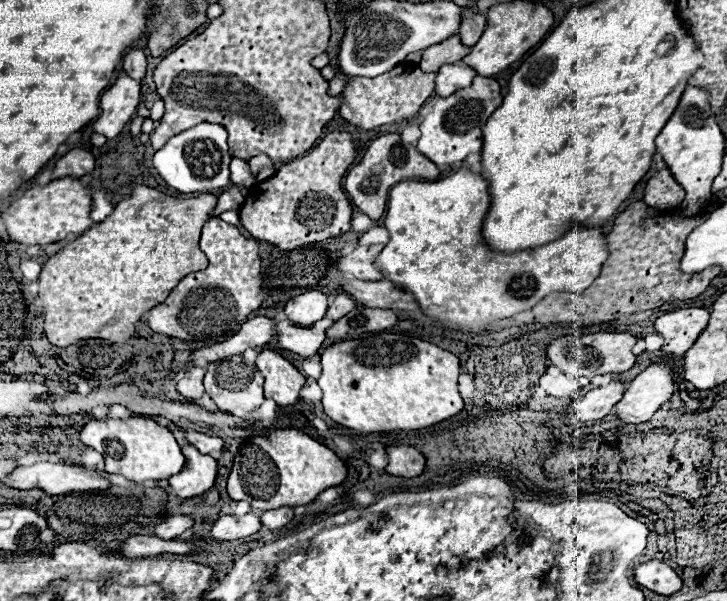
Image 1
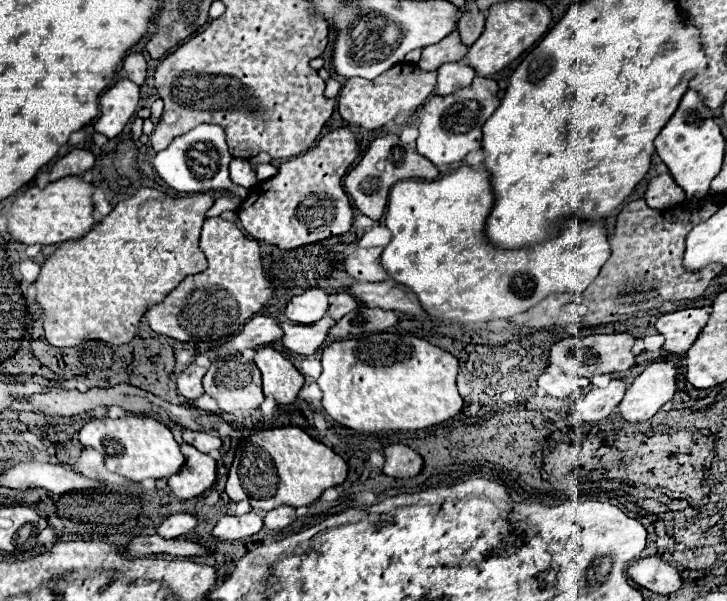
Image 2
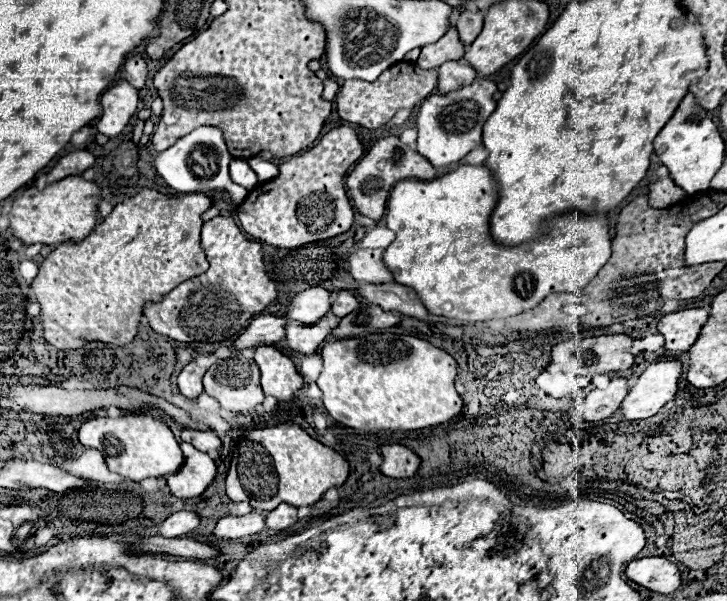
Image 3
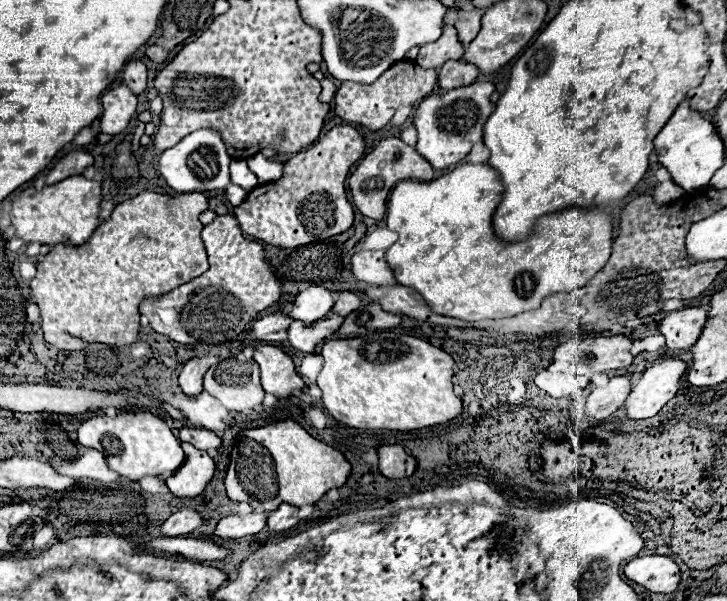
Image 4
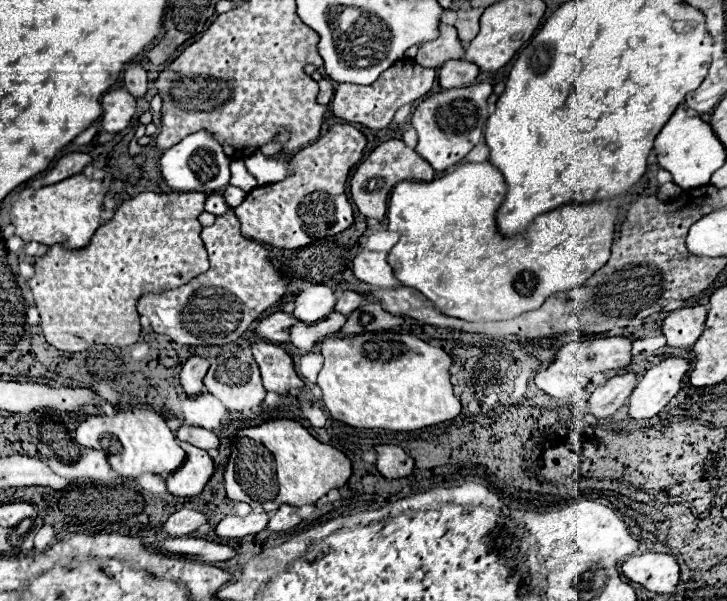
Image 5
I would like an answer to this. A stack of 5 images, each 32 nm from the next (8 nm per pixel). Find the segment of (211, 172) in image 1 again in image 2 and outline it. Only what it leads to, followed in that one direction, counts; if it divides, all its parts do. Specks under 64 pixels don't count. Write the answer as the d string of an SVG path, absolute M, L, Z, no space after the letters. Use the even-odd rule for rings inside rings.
M200 124L192 128L188 134L176 136L168 144L168 148L160 150L154 156L154 168L158 170L162 180L178 192L206 192L230 186L230 160L232 156L226 146L226 132L216 124Z

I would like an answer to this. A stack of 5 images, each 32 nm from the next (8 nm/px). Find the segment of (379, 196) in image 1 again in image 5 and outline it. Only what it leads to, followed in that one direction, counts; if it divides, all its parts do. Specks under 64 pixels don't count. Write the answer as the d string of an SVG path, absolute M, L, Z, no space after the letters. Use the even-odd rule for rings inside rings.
M386 140L378 148L374 148L356 168L356 172L350 178L350 198L364 214L366 218L376 218L382 220L386 214L386 200L388 192L402 180L424 180L430 182L434 180L434 168L418 156L412 148L408 148L402 140Z

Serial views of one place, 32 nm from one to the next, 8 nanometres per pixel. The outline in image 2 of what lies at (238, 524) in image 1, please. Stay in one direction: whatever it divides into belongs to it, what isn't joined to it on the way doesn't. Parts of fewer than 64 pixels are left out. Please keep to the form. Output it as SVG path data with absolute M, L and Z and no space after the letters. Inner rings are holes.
M250 512L244 516L222 516L216 522L212 536L218 540L240 540L260 530L262 530L262 516Z

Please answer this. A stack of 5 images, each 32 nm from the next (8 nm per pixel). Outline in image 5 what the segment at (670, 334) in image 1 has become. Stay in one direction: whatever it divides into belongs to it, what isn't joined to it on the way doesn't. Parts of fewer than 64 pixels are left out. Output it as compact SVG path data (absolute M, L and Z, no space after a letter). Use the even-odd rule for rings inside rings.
M682 308L668 314L662 320L662 334L668 340L670 348L690 348L700 338L706 322L706 308Z

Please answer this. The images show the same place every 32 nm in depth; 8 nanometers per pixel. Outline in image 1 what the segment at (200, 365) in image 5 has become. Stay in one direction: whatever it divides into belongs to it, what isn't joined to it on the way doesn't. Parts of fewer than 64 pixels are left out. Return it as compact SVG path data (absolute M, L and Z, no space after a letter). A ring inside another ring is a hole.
M200 366L188 368L188 370L182 374L182 378L178 380L176 390L178 390L186 400L198 400L198 398L202 398L202 394L204 394L204 386L202 386L204 374L206 374L206 368L200 368Z

